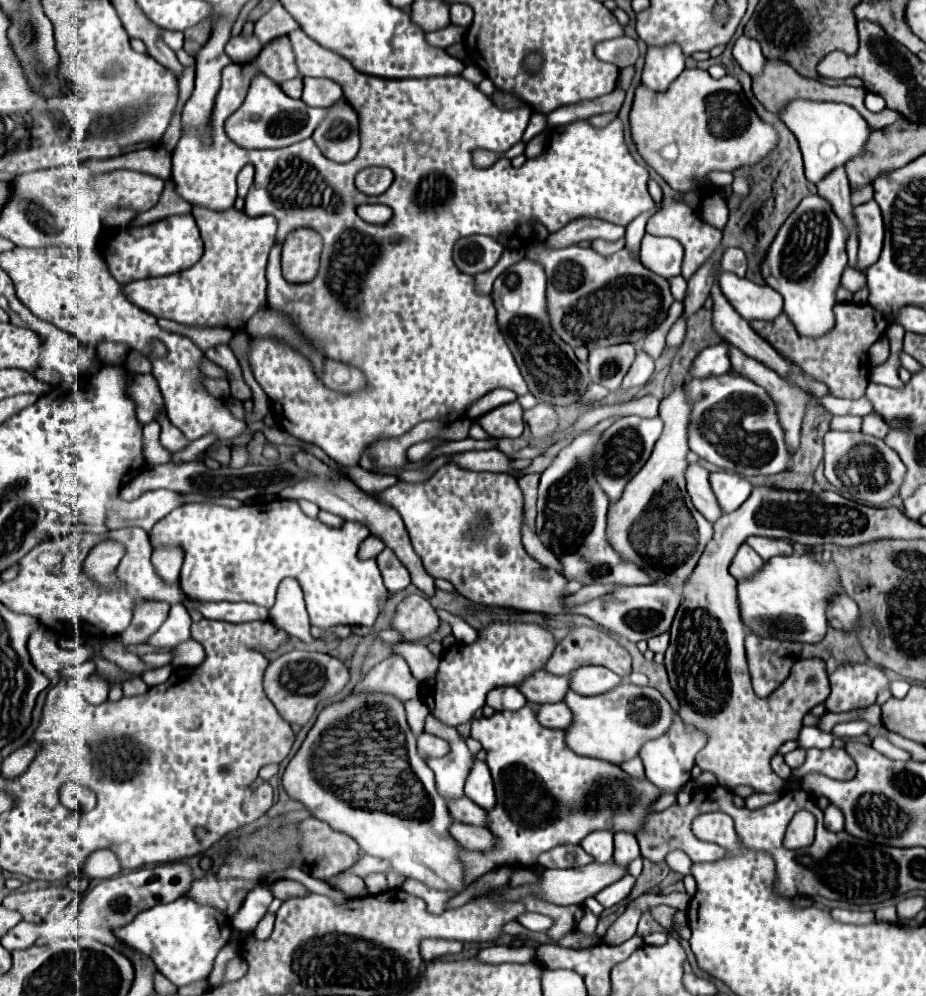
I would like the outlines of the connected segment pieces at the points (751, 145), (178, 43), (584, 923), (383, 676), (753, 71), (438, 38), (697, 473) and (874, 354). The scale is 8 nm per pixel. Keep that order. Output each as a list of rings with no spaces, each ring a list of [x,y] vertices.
[[[684,69],[664,93],[652,93],[640,83],[630,111],[630,133],[640,157],[676,191],[694,191],[694,179],[710,171],[734,171],[740,165],[748,167],[766,157],[778,143],[774,127],[764,123],[748,105],[736,77],[726,75],[722,79],[712,79],[708,71],[702,69]]]
[[[163,29],[161,31],[161,37],[164,37],[164,41],[166,41],[166,45],[168,45],[170,49],[174,49],[174,51],[182,49],[182,41],[184,41],[184,35],[182,35],[182,33]]]
[[[586,909],[586,915],[582,917],[582,921],[579,921],[576,928],[584,937],[592,937],[594,929],[596,929],[596,923],[598,923],[598,917]]]
[[[390,655],[384,661],[380,661],[358,685],[356,693],[362,691],[380,691],[400,697],[400,701],[418,699],[420,683],[412,677],[408,663],[402,655]]]
[[[740,35],[740,37],[736,39],[736,43],[734,43],[732,55],[734,55],[734,59],[738,61],[738,65],[740,65],[750,77],[756,77],[756,75],[762,73],[766,59],[762,57],[762,49],[760,49],[760,45],[758,45],[754,39],[750,39],[750,37],[746,37],[746,35]]]
[[[448,25],[448,27],[444,27],[444,29],[438,29],[438,31],[432,31],[432,33],[426,33],[426,39],[428,39],[430,45],[440,47],[440,49],[446,49],[448,45],[460,43],[465,35],[466,29],[464,29],[464,27]]]
[[[692,463],[692,465],[686,469],[686,473],[684,473],[686,485],[688,485],[688,495],[692,497],[694,507],[696,507],[708,521],[714,523],[714,521],[722,515],[722,511],[720,511],[720,507],[718,507],[718,501],[716,501],[712,489],[710,489],[708,475],[710,475],[710,473],[708,473],[702,465],[698,465],[698,463]]]
[[[886,335],[880,337],[872,347],[870,347],[870,365],[876,367],[876,365],[882,365],[886,359],[888,359],[888,353],[890,353],[890,347],[888,347],[888,339]]]

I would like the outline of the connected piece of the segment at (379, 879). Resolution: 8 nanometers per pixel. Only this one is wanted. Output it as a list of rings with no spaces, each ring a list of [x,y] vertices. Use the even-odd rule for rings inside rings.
[[[370,873],[364,877],[364,883],[366,883],[366,889],[370,895],[378,895],[378,893],[384,893],[388,889],[384,873]]]

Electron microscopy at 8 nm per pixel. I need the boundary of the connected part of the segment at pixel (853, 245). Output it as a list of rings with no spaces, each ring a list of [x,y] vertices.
[[[844,167],[834,169],[834,173],[830,173],[828,177],[824,177],[824,181],[816,183],[818,187],[818,195],[824,197],[834,213],[842,219],[842,223],[850,229],[850,239],[848,239],[848,261],[850,267],[856,267],[856,251],[858,251],[858,239],[856,239],[856,223],[854,223],[854,215],[852,215],[852,203],[850,203],[850,183],[846,177]]]

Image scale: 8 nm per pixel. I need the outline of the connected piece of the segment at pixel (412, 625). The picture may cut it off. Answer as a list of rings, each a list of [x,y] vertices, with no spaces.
[[[408,595],[396,607],[396,613],[390,617],[388,623],[402,635],[402,641],[416,641],[420,637],[428,637],[440,625],[434,607],[428,603],[426,597],[420,595]]]

